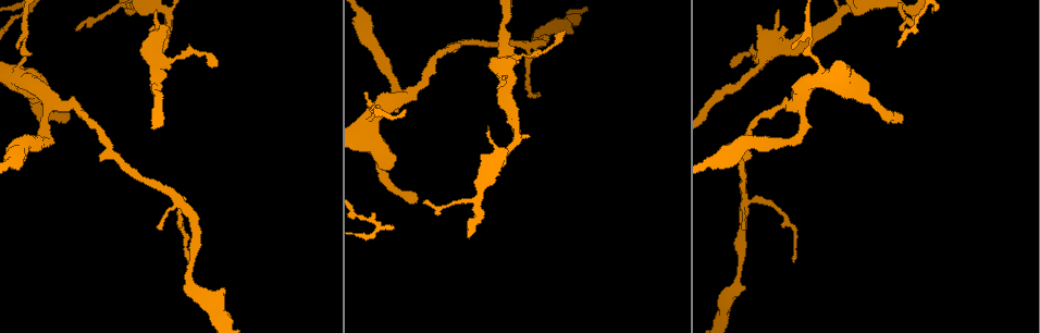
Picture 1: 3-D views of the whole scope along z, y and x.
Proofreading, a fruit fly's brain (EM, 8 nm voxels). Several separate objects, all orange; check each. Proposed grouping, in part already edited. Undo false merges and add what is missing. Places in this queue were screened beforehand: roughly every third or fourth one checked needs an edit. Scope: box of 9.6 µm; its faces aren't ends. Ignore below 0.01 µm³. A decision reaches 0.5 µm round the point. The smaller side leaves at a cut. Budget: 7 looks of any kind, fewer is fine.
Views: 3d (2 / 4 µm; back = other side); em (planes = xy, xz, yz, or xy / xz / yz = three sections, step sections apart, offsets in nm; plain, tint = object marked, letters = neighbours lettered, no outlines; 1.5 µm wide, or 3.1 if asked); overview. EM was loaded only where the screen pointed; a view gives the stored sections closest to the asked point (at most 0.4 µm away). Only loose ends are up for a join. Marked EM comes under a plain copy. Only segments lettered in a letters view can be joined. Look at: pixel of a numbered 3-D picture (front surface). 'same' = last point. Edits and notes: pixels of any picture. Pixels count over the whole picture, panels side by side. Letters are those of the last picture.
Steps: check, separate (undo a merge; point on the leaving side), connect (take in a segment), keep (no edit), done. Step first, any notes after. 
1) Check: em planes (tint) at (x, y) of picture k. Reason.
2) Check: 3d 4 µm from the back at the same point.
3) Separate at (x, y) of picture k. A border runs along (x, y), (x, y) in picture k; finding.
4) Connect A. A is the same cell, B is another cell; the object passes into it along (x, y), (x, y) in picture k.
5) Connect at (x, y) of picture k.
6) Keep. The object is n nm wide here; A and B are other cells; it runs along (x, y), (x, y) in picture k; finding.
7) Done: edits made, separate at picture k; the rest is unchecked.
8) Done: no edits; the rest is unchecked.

Check: 3d 4 µm at (157, 226) of picture 1. Tapers out.

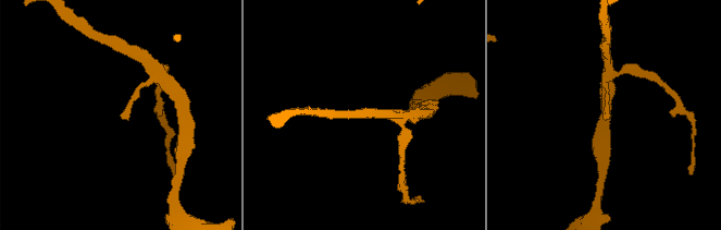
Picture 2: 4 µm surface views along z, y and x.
Check: em planes (letters) at (123, 118) of picture 2.

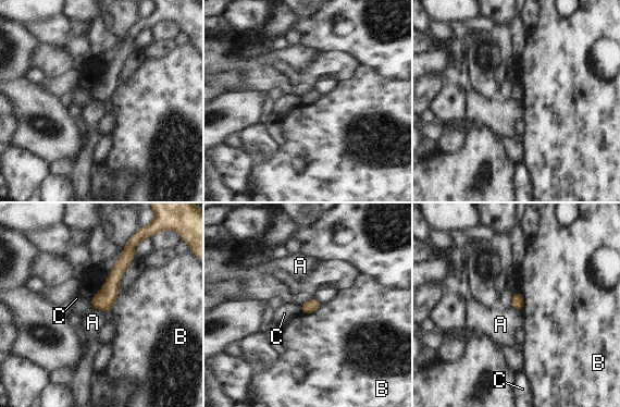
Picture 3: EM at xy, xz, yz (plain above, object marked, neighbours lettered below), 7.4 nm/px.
Keep. A, B and C are other cells; a border runs along (92, 307), (104, 310), (108, 313) in picture 3; none of them fits.

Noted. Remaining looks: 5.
Check: 3d 4 µm at (731, 66) of picture 1. Thin end.

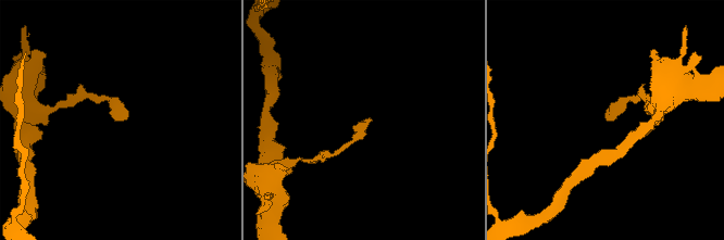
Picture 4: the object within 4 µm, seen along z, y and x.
Check: em xy step 4 (tint) at (123, 117) of picture 4.

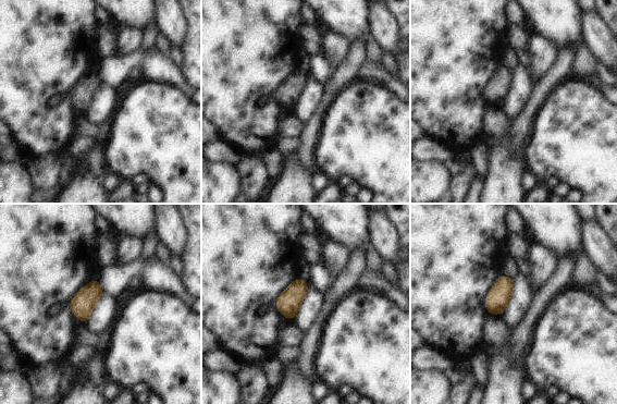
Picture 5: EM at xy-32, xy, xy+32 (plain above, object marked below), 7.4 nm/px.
Check: em yz step 8 (letters) at the same point.

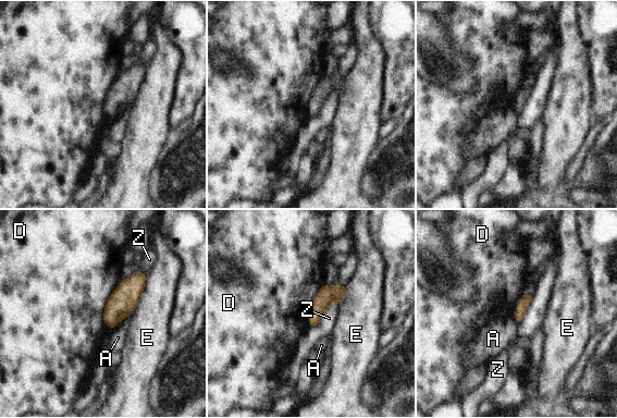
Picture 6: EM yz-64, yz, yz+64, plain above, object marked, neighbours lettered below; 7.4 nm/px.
Keep. The object is 90 nm wide here; A, D, E and Z are other cells; it runs along (343, 287), (318, 308), (312, 323) in picture 6; no lettered segment goes on from it.

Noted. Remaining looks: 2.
Done: no edits; the rest is unchecked.

